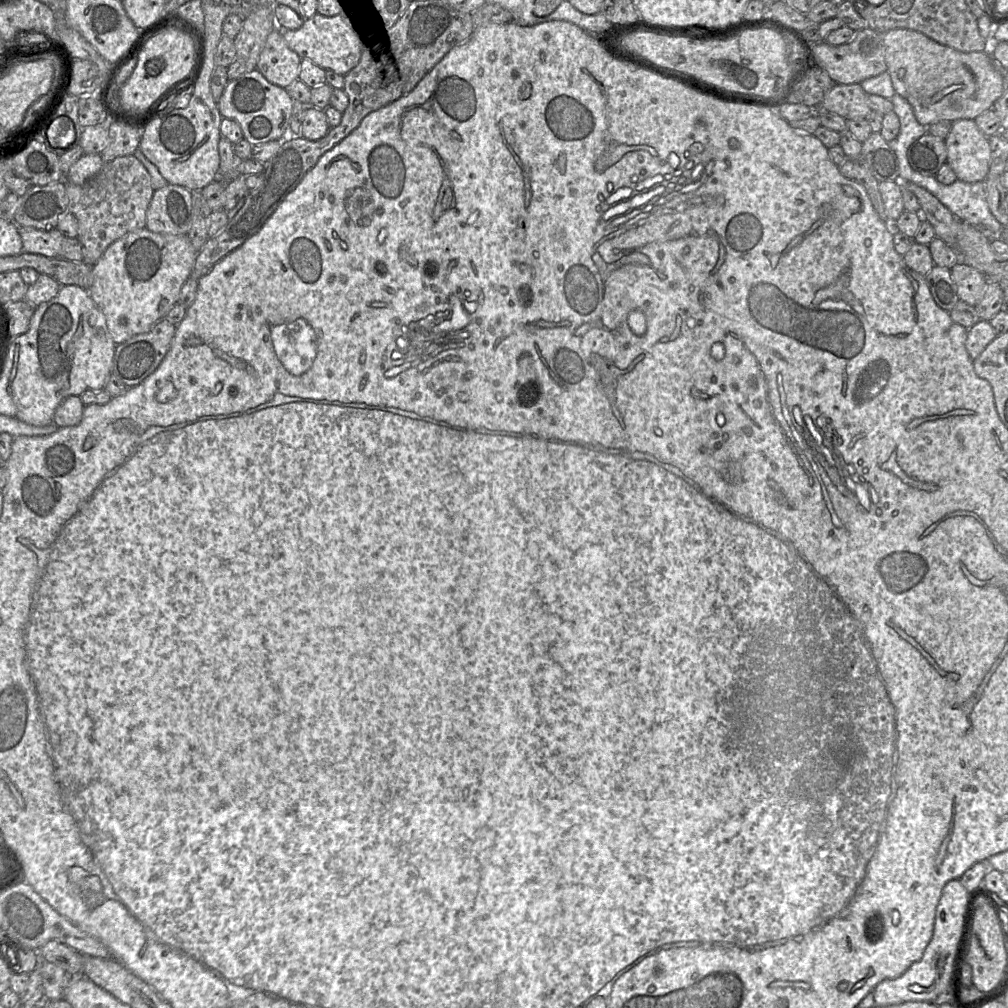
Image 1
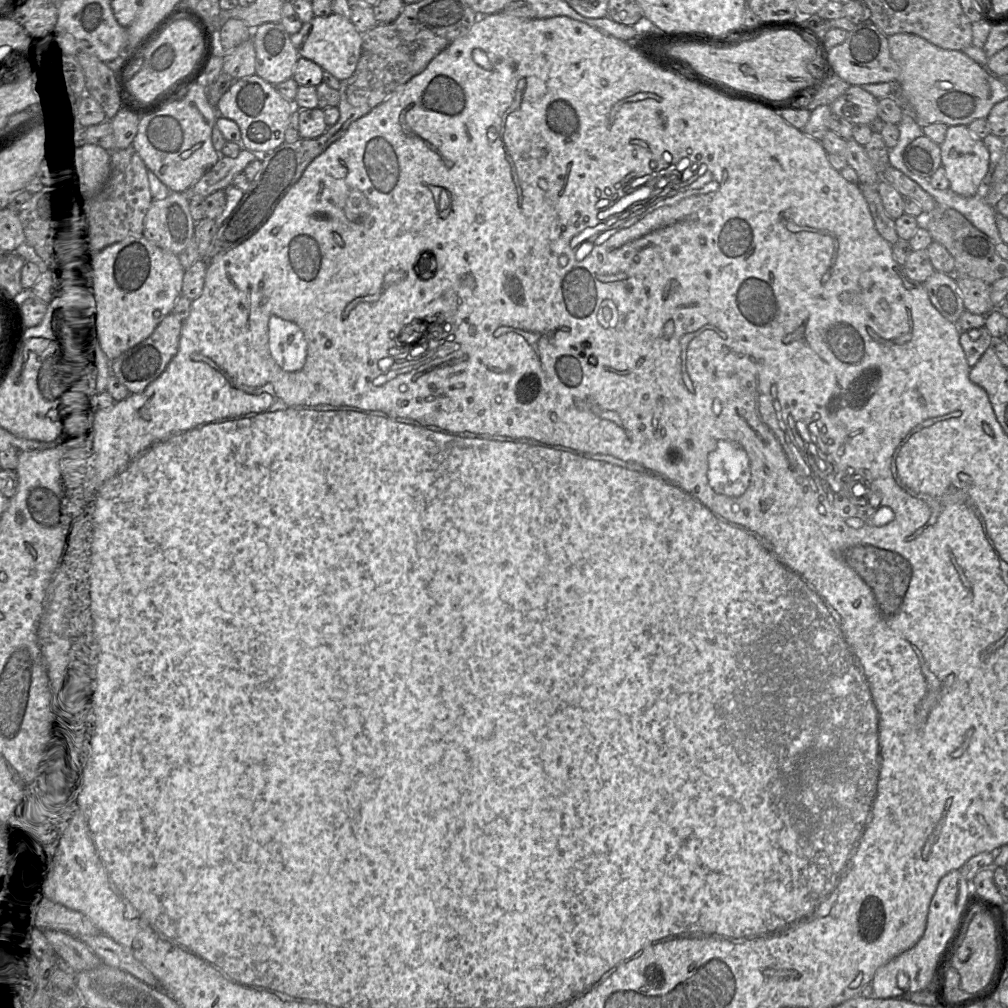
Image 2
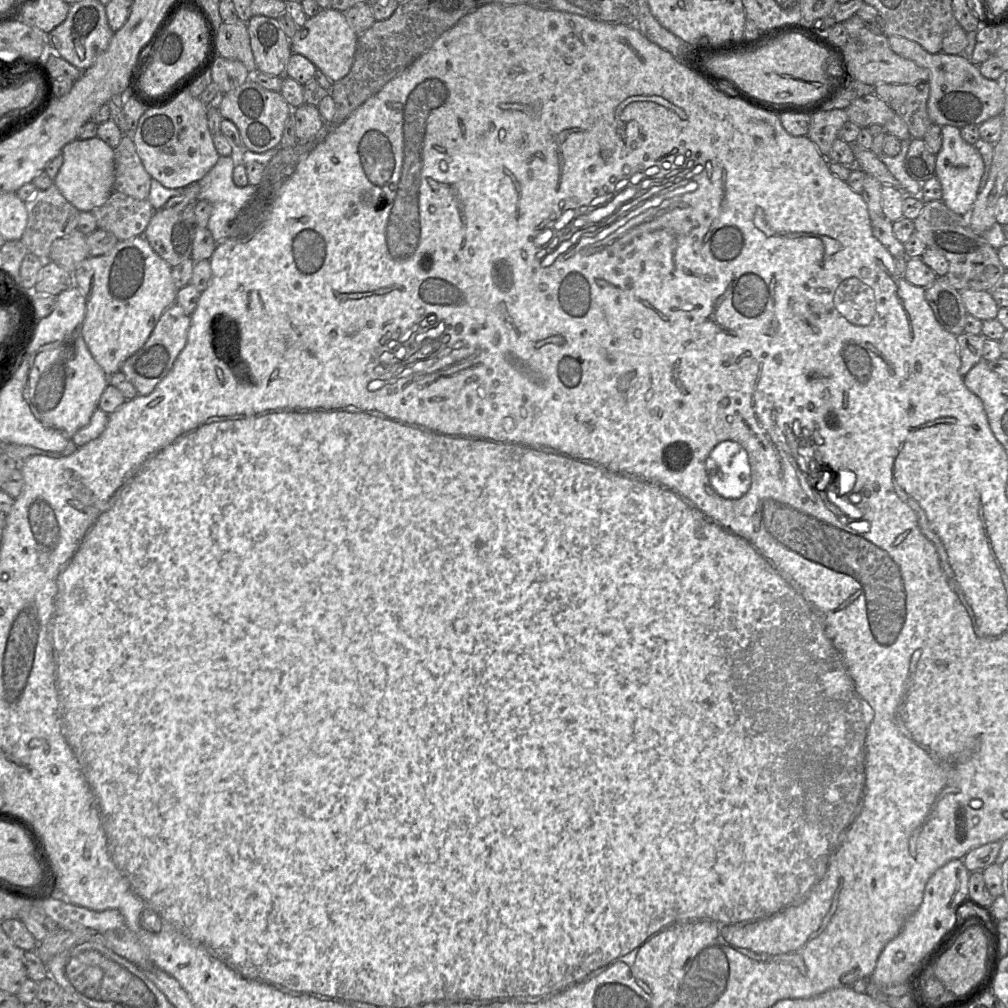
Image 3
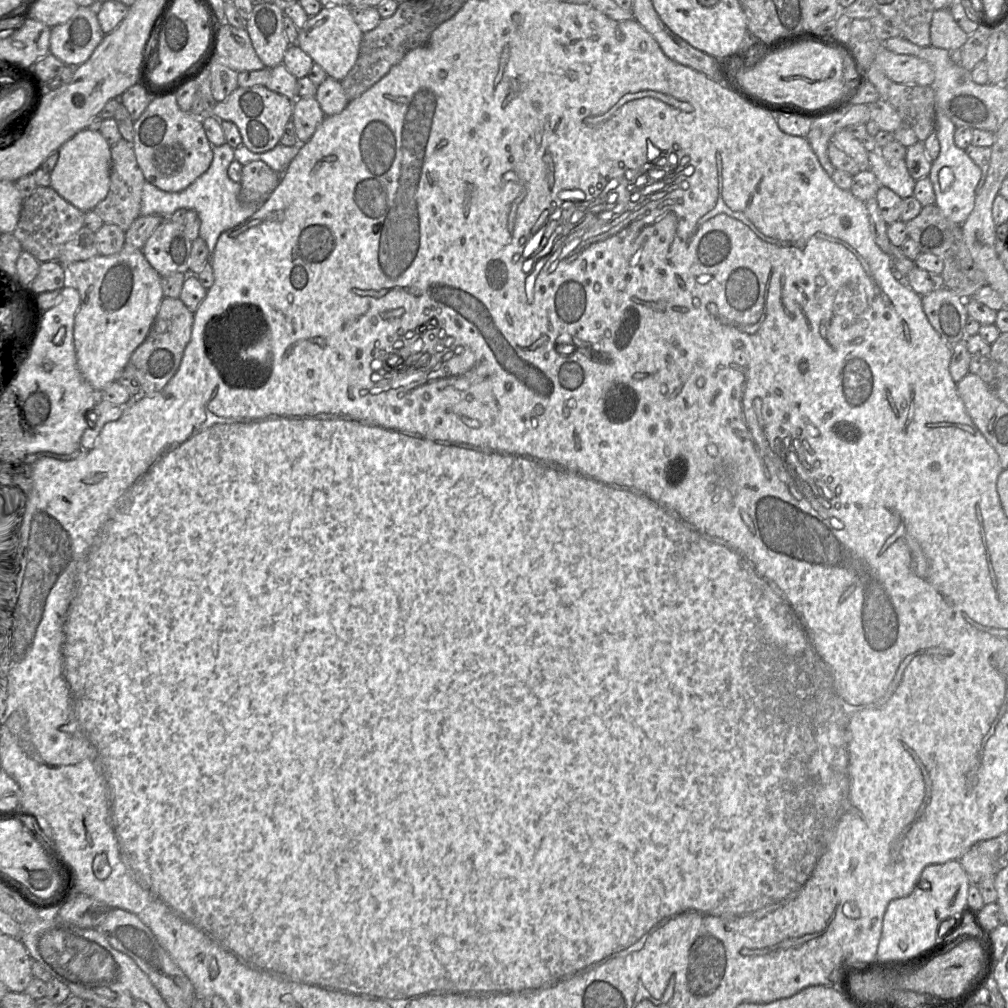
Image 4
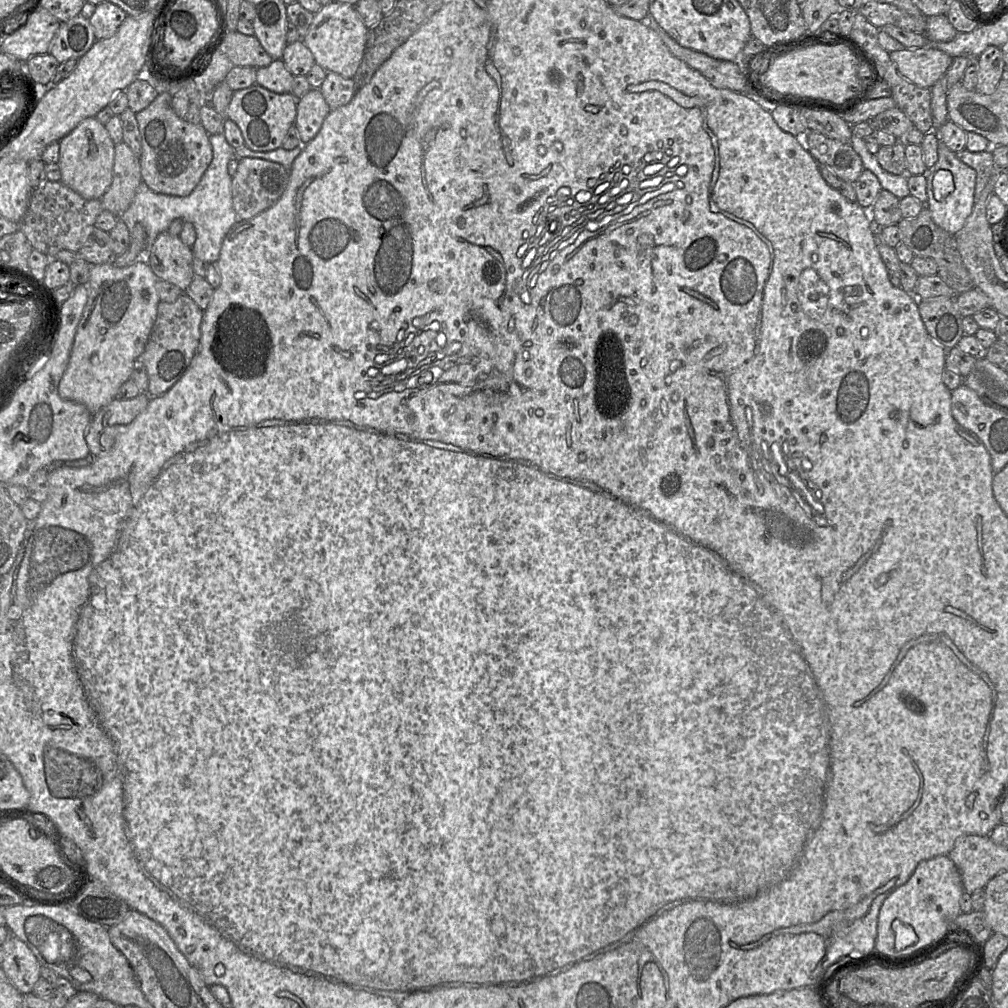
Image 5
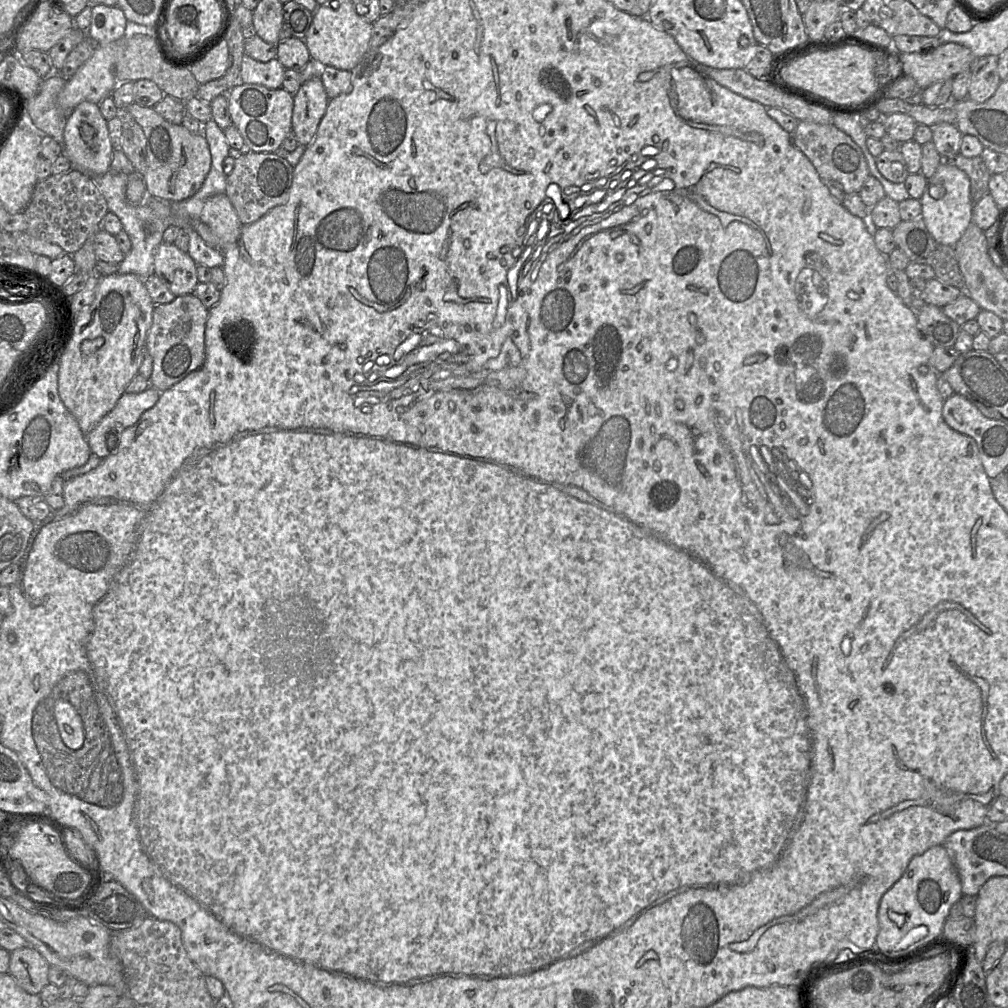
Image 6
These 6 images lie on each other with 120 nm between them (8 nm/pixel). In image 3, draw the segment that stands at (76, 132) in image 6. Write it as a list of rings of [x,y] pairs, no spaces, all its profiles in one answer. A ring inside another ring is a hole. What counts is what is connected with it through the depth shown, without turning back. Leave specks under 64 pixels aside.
[[[99,137],[66,144],[63,149],[63,164],[53,183],[62,196],[78,211],[91,212],[102,206],[113,191],[115,181],[114,149]]]

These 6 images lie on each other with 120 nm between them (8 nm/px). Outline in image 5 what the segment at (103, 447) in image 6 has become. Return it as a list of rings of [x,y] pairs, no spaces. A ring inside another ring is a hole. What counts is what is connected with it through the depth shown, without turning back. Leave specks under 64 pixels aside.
[[[141,393],[132,399],[113,399],[96,413],[92,413],[91,422],[85,434],[91,455],[103,457],[108,454],[101,453],[101,434],[105,427],[131,423],[148,406],[150,398],[147,393]]]

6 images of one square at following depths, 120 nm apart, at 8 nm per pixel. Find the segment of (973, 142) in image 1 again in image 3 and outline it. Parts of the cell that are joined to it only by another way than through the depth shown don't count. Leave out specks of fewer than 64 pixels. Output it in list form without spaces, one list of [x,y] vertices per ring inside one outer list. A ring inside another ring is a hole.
[[[944,125],[941,127],[942,147],[936,154],[935,176],[942,188],[942,201],[953,212],[968,216],[980,191],[984,173],[984,161],[977,148],[967,143],[960,134],[960,128]]]

